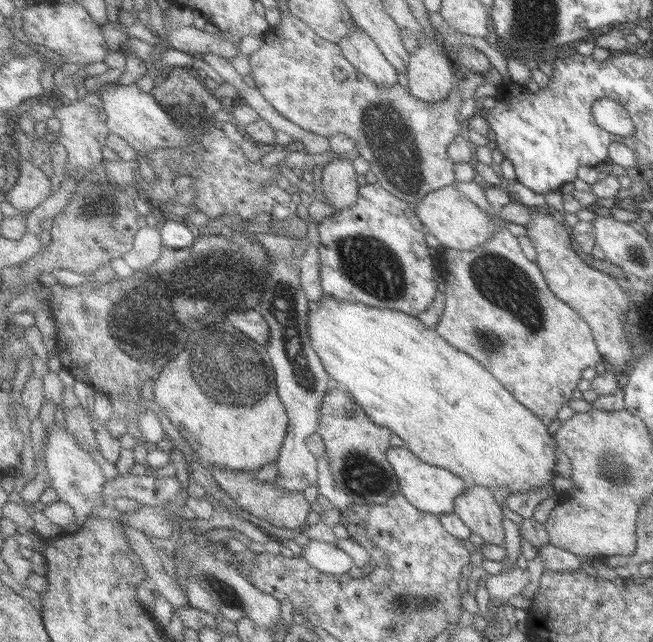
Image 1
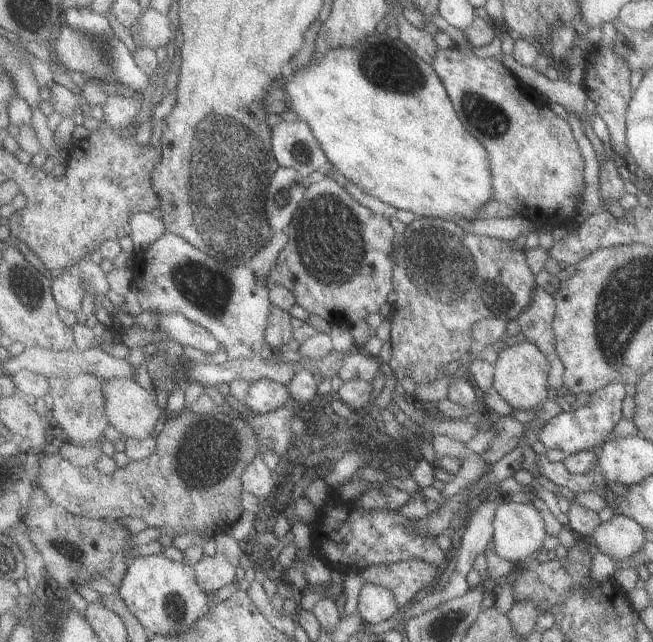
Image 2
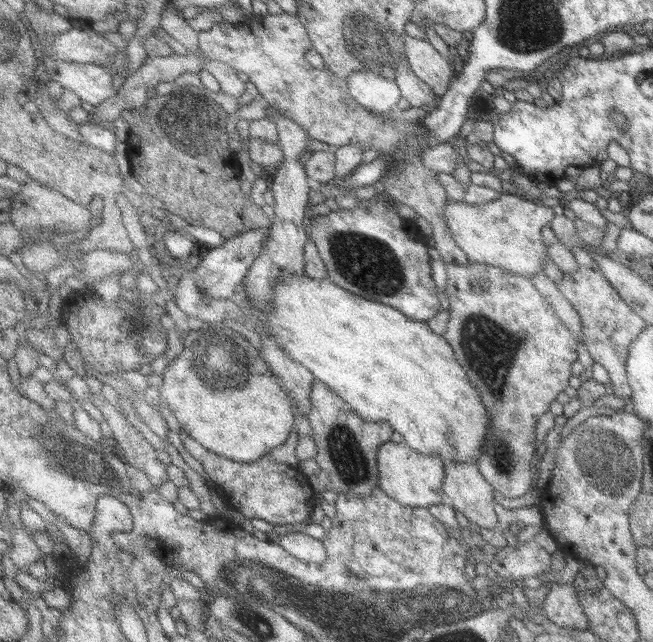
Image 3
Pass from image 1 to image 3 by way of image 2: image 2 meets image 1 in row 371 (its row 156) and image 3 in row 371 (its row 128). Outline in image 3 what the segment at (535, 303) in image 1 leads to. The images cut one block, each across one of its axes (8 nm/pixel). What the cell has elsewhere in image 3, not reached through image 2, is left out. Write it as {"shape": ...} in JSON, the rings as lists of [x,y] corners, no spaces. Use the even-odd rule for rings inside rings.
{"shape":[[[445,264],[447,268],[447,298],[449,298],[449,312],[451,312],[451,320],[449,320],[449,328],[447,332],[443,334],[451,346],[455,348],[455,354],[459,356],[459,362],[463,364],[463,368],[467,368],[467,372],[471,372],[471,380],[475,380],[475,386],[479,388],[479,392],[483,392],[483,400],[485,404],[489,406],[491,410],[491,432],[489,432],[489,440],[487,440],[487,448],[485,448],[485,454],[477,458],[477,466],[481,468],[483,476],[487,478],[487,482],[491,482],[497,490],[497,496],[499,498],[519,498],[519,496],[525,496],[529,492],[529,488],[535,486],[533,482],[533,460],[535,460],[535,436],[539,432],[539,418],[543,418],[545,414],[549,414],[549,408],[551,404],[557,400],[557,396],[561,392],[565,392],[569,388],[569,380],[573,376],[573,364],[579,362],[579,338],[575,336],[575,332],[571,332],[571,328],[563,322],[563,318],[559,316],[559,312],[555,310],[555,306],[547,300],[547,296],[543,296],[543,292],[537,288],[535,280],[529,278],[529,276],[519,276],[519,274],[513,274],[505,268],[497,268],[497,266],[491,266],[491,264]]]}

